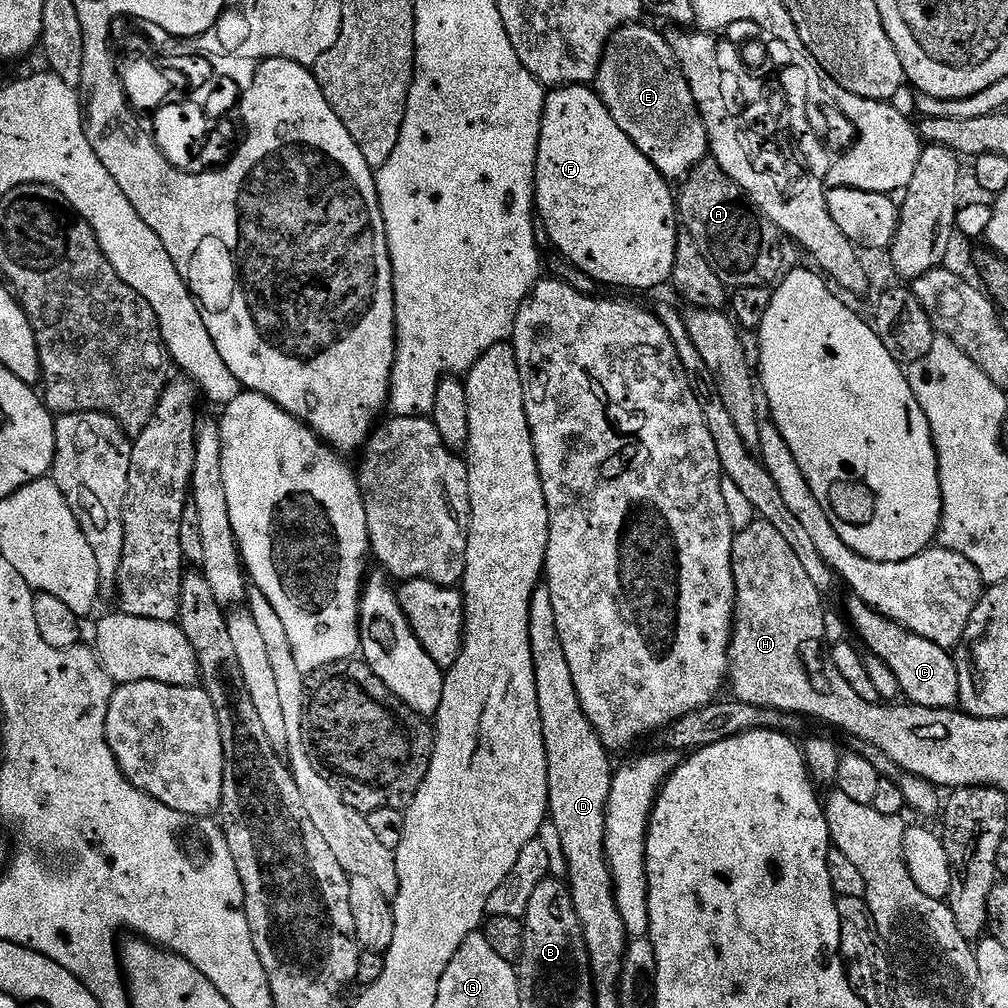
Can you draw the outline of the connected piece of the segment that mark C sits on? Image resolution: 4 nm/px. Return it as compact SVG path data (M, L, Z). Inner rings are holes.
M852 598L849 601L848 620L852 623L853 630L860 635L859 643L865 649L868 647L867 651L871 655L882 658L890 670L894 670L894 678L898 678L898 686L907 703L951 709L959 705L958 670L949 649L934 646L934 642L926 642L926 638L918 638L918 634L906 631L898 626L898 622L878 614L860 600Z

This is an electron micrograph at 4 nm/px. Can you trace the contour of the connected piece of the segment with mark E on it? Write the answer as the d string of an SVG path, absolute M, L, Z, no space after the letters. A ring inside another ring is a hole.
M644 22L627 24L609 38L600 59L594 88L600 101L610 110L614 122L618 122L622 134L626 134L630 142L634 142L634 146L638 146L638 150L646 154L650 162L654 162L654 166L665 180L683 181L696 169L696 165L709 159L710 149L706 126L703 125L702 114L695 104L694 96L683 76L679 62L676 61L667 39L661 34L659 36L654 29L647 28Z

